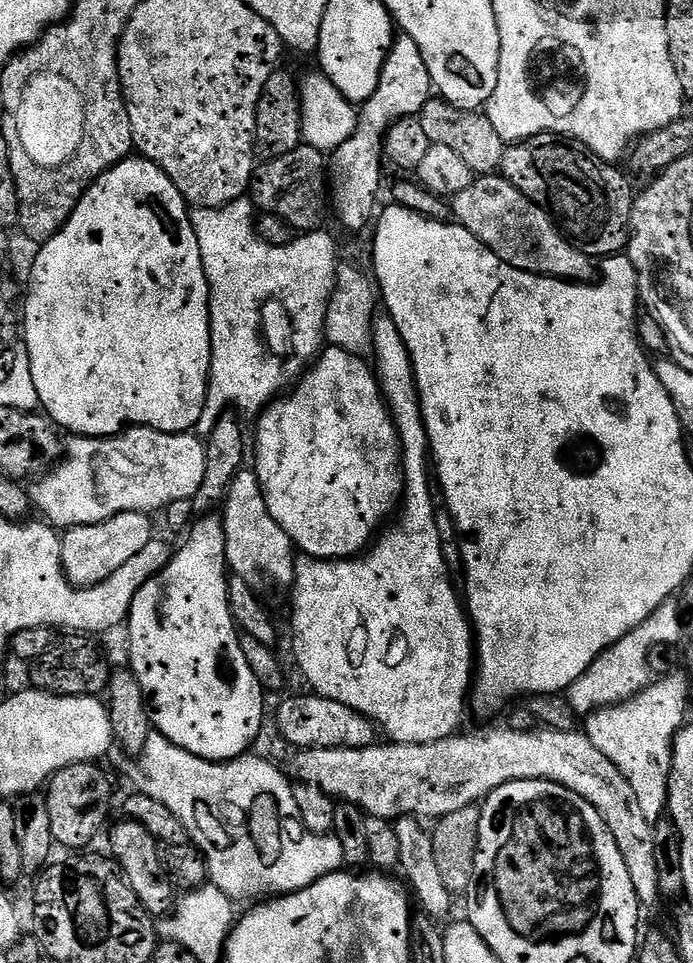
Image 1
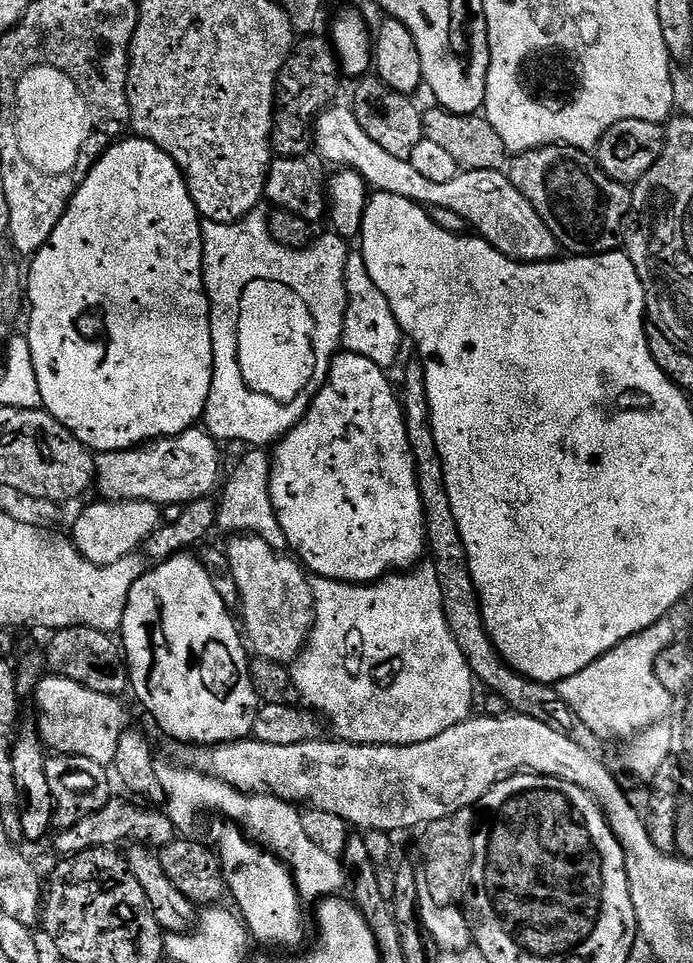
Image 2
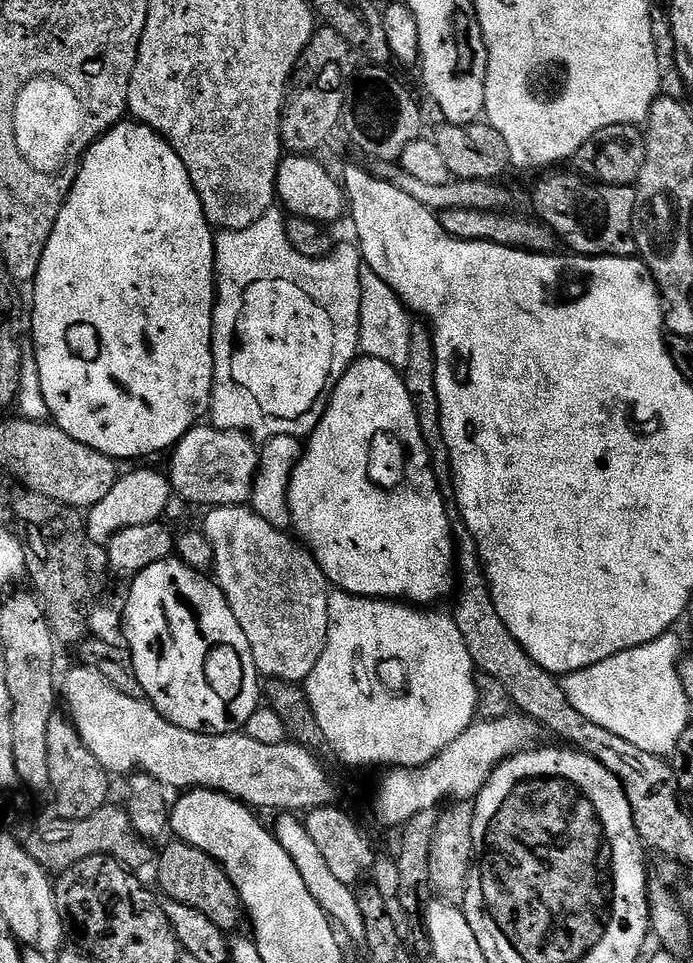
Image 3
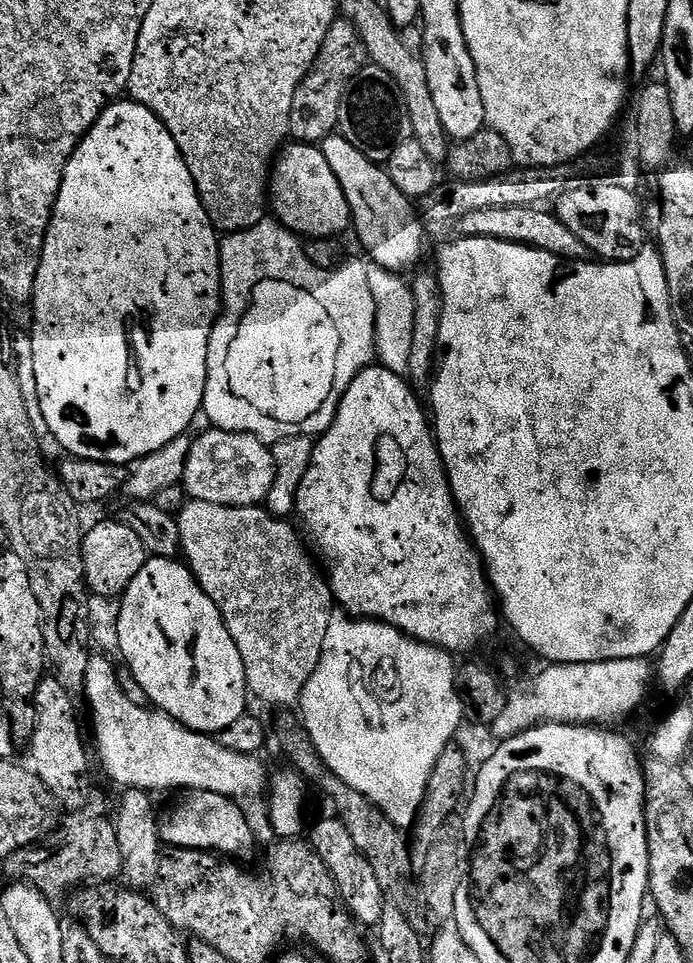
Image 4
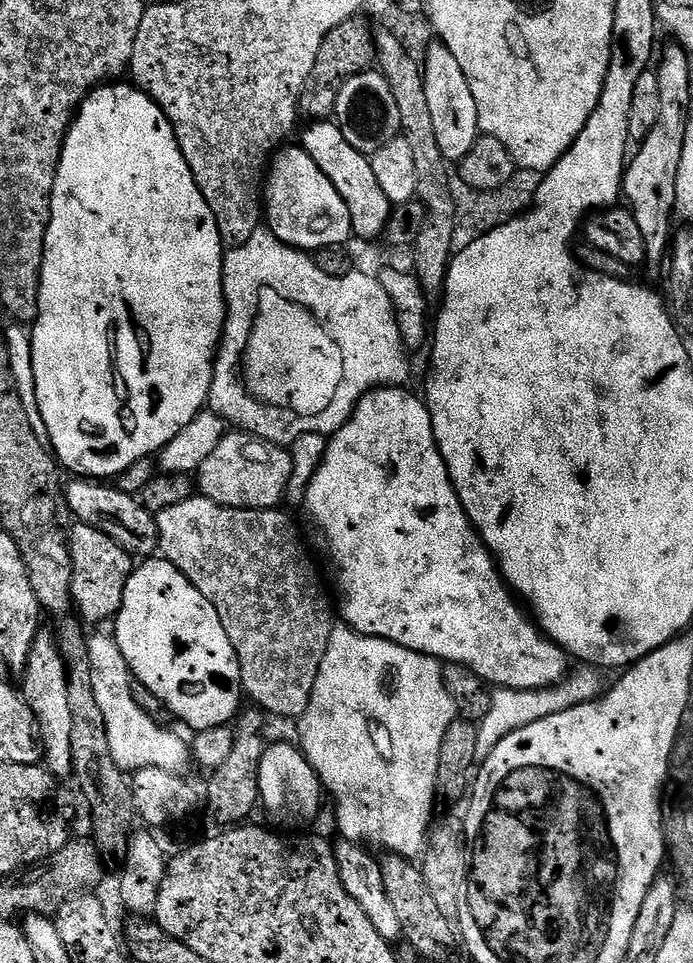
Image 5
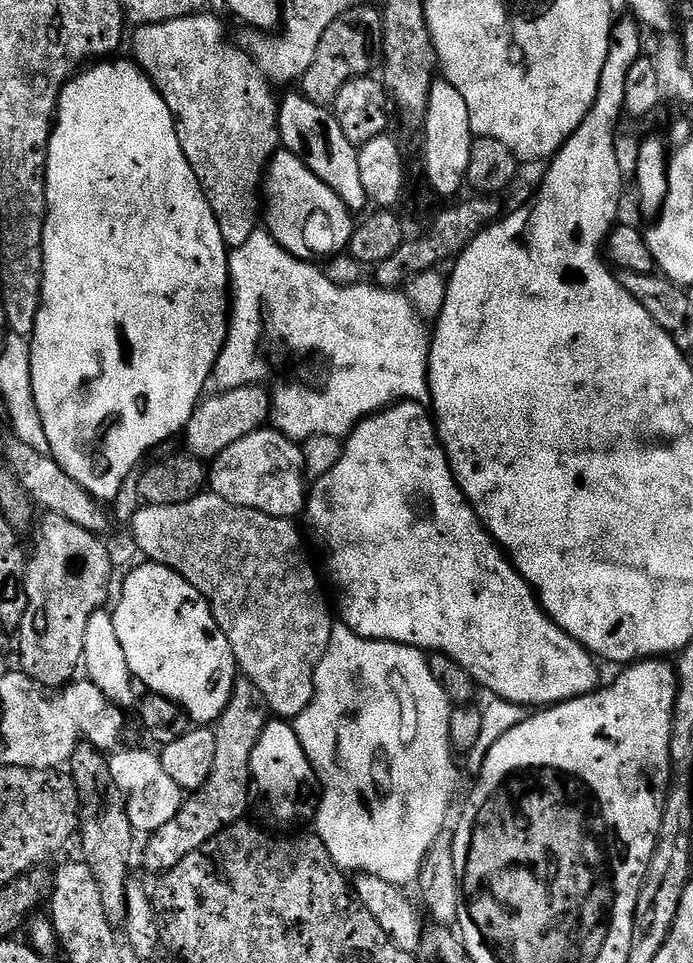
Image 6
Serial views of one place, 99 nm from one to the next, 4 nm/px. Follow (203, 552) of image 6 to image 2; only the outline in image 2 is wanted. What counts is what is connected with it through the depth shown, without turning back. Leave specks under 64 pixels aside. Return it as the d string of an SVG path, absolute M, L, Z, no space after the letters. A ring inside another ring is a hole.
M236 534L229 540L232 541L226 545L226 551L240 595L238 611L243 635L259 659L291 665L304 651L316 620L316 603L309 573L299 559L270 546L270 542L261 536Z

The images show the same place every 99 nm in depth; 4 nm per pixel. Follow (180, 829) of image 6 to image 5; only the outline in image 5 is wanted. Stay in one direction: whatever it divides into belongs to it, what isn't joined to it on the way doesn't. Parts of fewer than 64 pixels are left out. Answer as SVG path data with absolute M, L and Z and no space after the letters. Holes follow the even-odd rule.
M248 706L236 716L234 720L234 746L226 762L218 766L211 773L206 789L206 804L212 807L212 812L224 823L224 826L236 826L251 814L260 804L259 767L266 747L264 740L265 713L255 706Z

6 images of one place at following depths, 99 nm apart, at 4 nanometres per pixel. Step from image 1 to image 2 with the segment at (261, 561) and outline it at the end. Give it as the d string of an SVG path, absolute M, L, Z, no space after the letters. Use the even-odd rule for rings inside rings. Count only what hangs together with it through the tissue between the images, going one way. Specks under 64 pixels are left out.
M267 451L246 453L241 458L240 465L233 470L232 477L229 480L227 477L223 481L222 491L218 496L218 524L221 529L224 527L228 534L261 536L266 542L270 542L270 546L284 550L288 548L288 543L282 534L282 526L278 526L278 514L274 514L268 489L270 477L272 465L269 453Z

